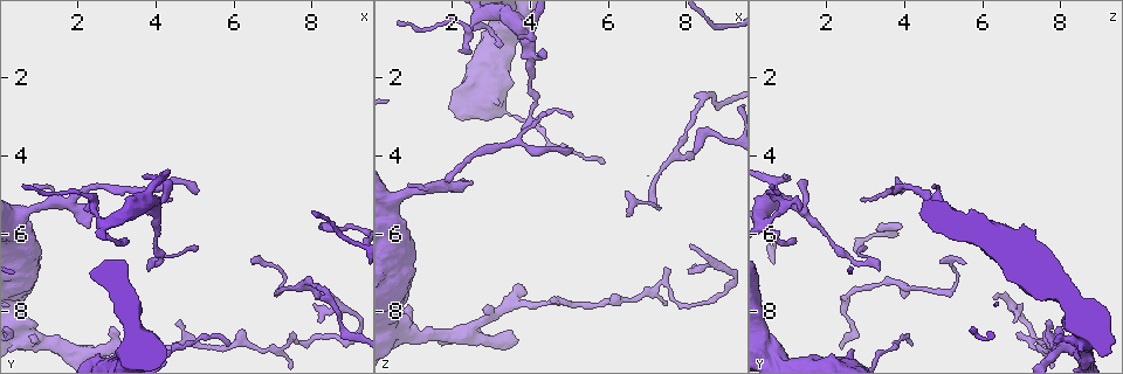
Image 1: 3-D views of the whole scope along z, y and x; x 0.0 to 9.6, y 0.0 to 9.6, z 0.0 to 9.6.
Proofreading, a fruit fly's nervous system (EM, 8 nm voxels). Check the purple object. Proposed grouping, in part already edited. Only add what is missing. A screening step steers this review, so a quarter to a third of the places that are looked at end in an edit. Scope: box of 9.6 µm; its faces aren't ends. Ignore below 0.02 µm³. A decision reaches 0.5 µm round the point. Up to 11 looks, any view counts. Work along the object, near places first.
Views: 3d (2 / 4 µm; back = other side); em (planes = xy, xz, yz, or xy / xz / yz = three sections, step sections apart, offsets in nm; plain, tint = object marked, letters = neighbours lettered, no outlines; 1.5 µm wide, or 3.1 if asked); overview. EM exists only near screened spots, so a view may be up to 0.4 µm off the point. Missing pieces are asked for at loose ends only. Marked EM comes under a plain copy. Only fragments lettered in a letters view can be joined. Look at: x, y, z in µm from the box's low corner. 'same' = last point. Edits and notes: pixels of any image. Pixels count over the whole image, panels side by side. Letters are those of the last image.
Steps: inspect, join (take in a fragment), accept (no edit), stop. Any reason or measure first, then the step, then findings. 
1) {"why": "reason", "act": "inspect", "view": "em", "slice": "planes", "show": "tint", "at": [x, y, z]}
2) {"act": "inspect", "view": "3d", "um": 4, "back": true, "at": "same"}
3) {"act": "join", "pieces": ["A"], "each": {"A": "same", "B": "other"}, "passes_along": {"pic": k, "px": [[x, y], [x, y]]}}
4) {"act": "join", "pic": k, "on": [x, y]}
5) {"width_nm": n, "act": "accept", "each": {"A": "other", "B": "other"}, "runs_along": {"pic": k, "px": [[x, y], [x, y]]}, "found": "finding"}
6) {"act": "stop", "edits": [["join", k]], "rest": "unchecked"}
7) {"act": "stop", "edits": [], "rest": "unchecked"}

{"why": "free end", "act": "inspect", "view": "em", "slice": "planes", "show": "letters", "at": [0.95, 4.75, 4.75]}

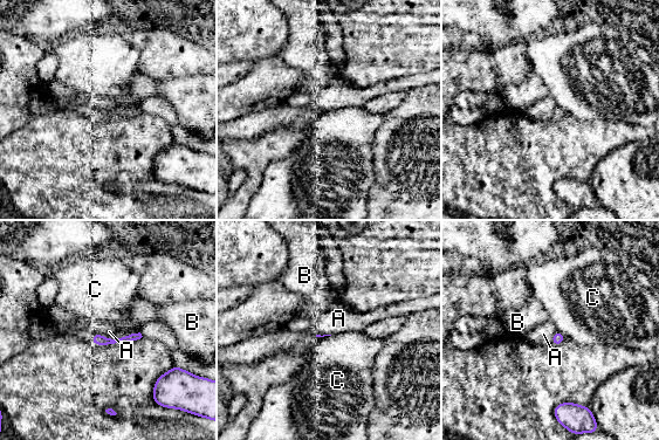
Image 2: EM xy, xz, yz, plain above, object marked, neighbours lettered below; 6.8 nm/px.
{"act": "accept", "each": {"A": "other", "B": "other", "C": "other"}, "runs_along": {"pic": 2, "px": [[137, 336], [119, 341], [95, 341]]}, "found": "none of them fits"}

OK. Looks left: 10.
{"why": "free end", "act": "inspect", "view": "3d", "um": 4, "at": [1.00, 6.40, 6.45]}

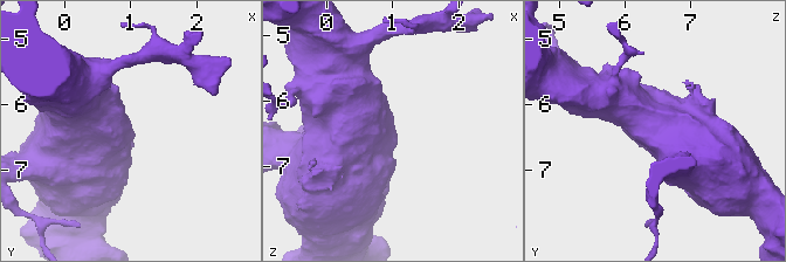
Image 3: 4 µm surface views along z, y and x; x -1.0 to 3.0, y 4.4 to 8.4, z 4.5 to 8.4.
{"act": "inspect", "view": "em", "slice": "yz", "step": 8, "show": "tint", "at": [1.05, 6.40, 6.45]}

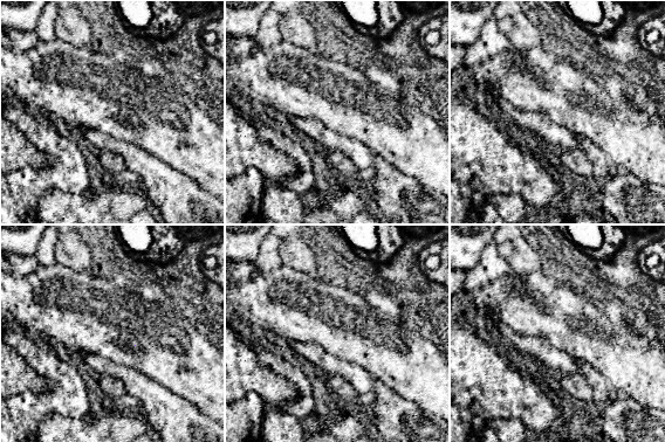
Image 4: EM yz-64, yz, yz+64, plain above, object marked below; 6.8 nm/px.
{"why": "cut it another way", "act": "inspect", "view": "em", "slice": "planes", "show": "letters", "at": "same"}

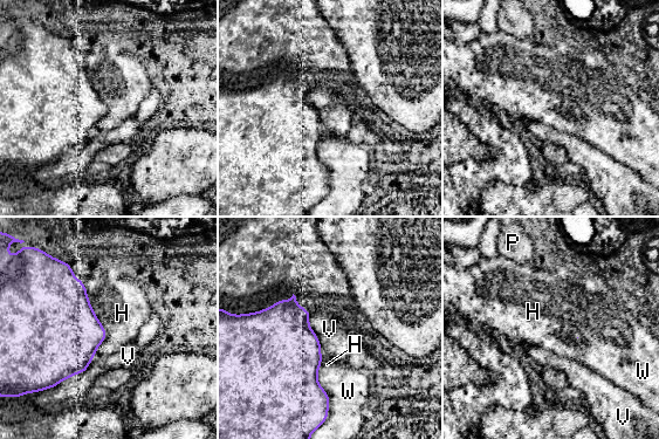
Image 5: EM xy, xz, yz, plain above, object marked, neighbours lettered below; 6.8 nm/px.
{"act": "accept", "each": {"H": "other", "P": "other", "V": "other", "W": "other"}, "border": {"pic": 5, "px": [[84, 286], [105, 331], [96, 352]]}, "found": "none of them fits"}

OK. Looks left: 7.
{"act": "inspect", "view": "em", "slice": "planes", "show": "letters", "at": [0.60, 4.80, 0.60]}

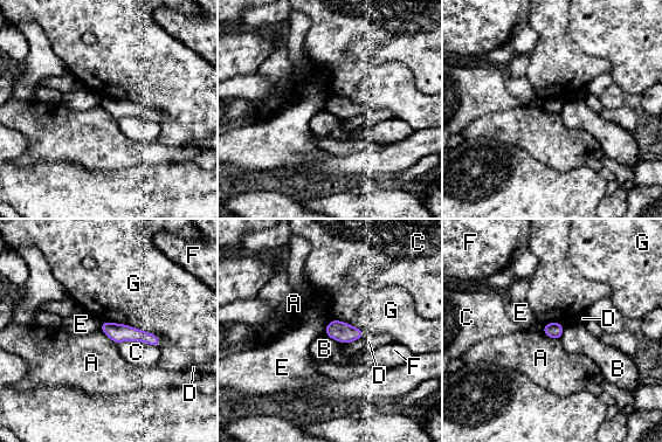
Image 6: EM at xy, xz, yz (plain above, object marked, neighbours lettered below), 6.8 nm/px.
{"width_nm": 110, "act": "accept", "each": {"A": "other", "B": "other", "C": "other", "D": "other", "E": "other", "F": "other", "G": "other"}, "runs_along": {"pic": 6, "px": [[103, 327], [147, 337], [157, 343]]}, "found": "none of them fits"}

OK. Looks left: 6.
{"why": "an open end", "act": "inspect", "view": "3d", "um": 4, "back": true, "at": [7.55, 8.55, 6.90]}

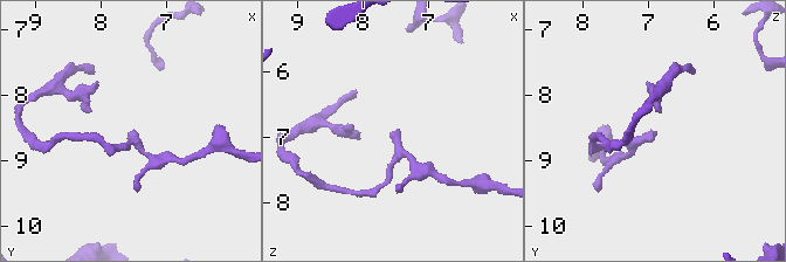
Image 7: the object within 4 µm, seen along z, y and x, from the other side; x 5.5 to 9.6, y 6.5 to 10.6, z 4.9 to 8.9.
{"why": "shape alone is not enough", "act": "inspect", "view": "em", "slice": "planes", "show": "letters", "at": [7.50, 8.60, 6.85]}

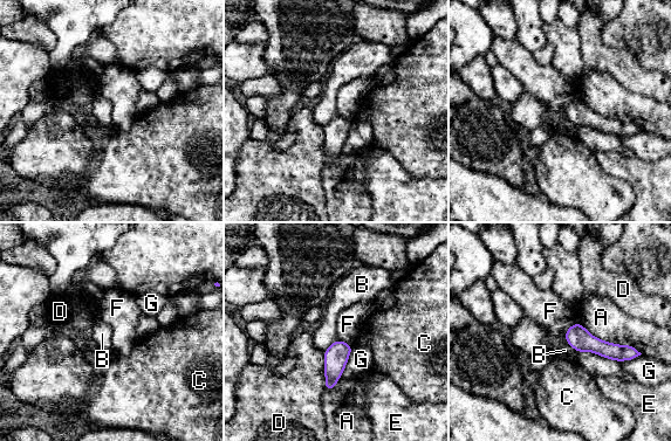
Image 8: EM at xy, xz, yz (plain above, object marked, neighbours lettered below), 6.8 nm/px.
{"width_nm": 150, "act": "accept", "each": {"A": "other", "B": "other", "C": "other", "D": "other", "E": "other", "F": "other", "G": "other"}, "found": "none of them fits"}

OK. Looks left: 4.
{"act": "stop", "edits": [], "rest": "unchecked"}

